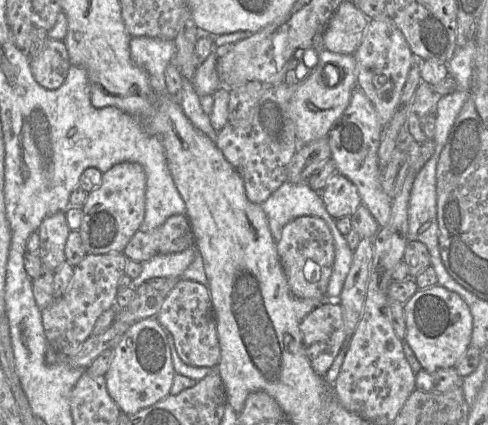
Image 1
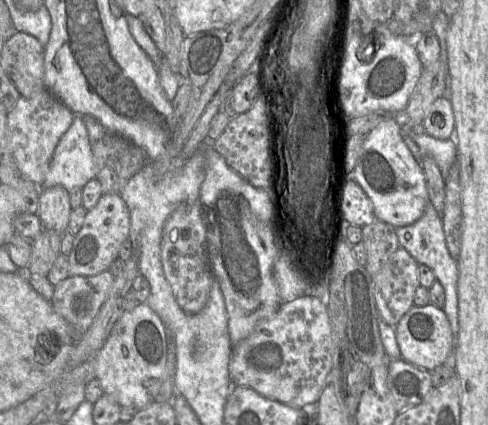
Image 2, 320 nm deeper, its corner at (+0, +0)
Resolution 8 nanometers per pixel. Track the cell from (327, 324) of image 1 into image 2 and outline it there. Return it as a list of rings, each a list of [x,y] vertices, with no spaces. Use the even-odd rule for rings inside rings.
[[[301,296],[283,303],[270,318],[260,322],[245,339],[233,346],[229,374],[233,386],[247,386],[264,397],[294,408],[313,408],[333,365],[333,331],[325,302],[317,296]]]

